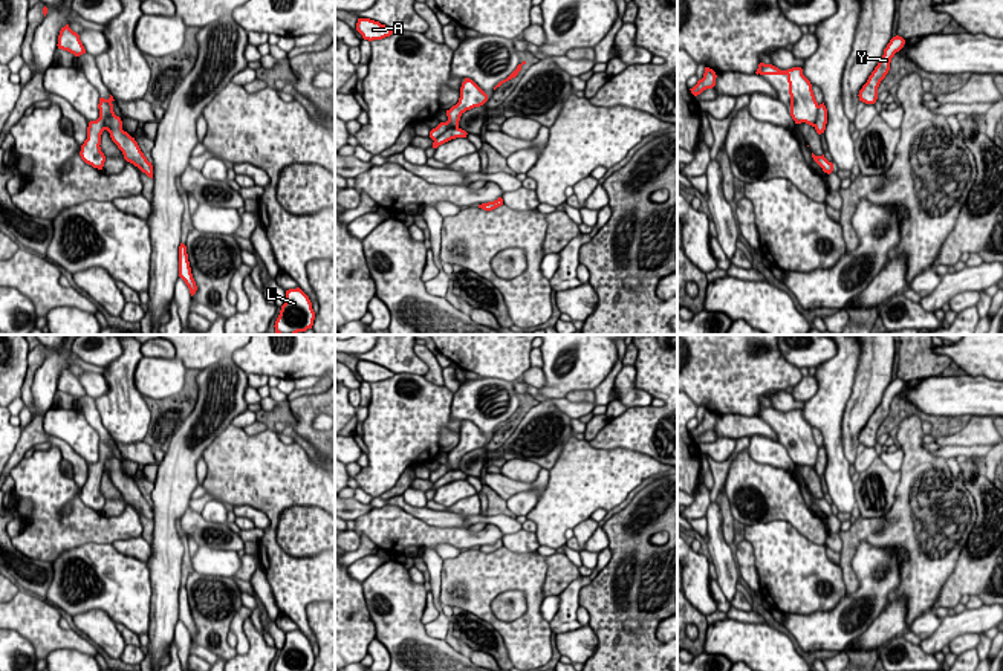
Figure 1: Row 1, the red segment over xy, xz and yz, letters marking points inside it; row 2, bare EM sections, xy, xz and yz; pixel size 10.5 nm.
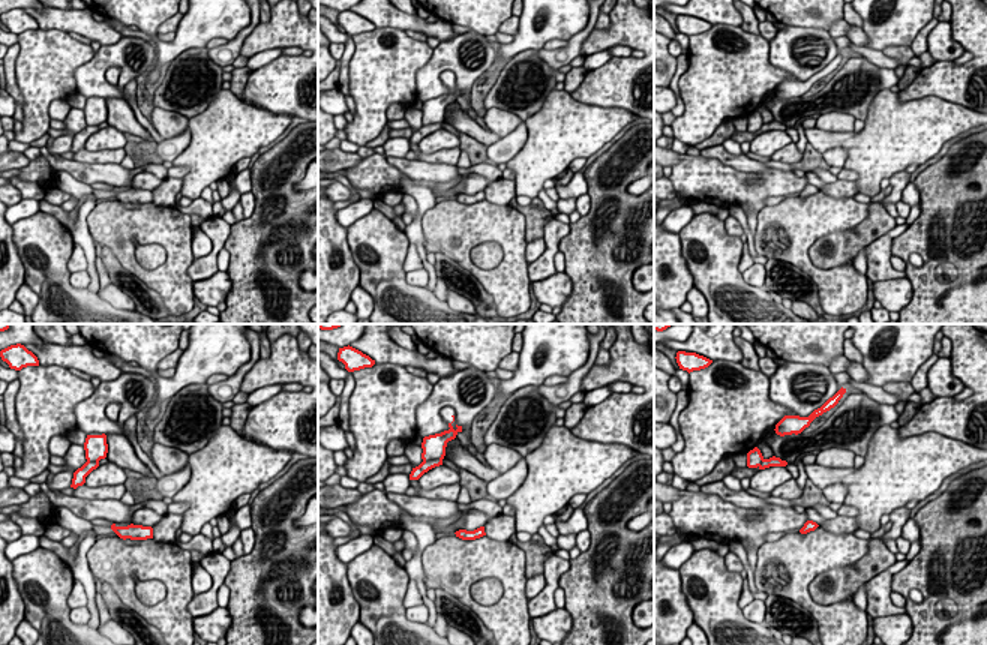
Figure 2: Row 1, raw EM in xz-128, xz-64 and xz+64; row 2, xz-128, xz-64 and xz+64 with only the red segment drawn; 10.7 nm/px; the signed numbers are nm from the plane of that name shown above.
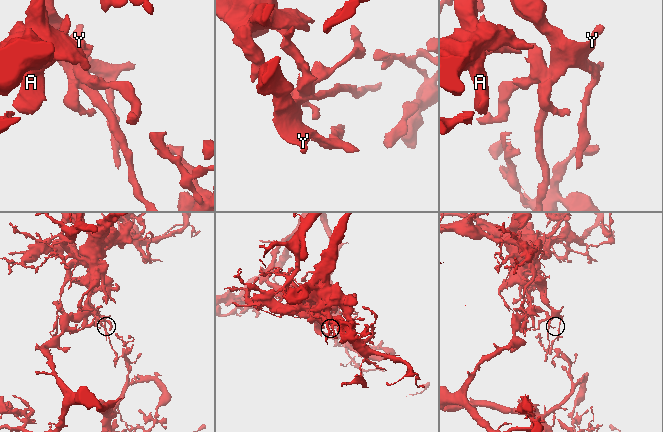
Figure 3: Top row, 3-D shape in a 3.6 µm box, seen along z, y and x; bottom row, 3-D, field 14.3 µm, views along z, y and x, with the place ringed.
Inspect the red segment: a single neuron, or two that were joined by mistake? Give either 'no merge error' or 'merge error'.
merge error

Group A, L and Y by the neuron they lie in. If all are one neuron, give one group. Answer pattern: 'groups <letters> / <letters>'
groups A Y / L

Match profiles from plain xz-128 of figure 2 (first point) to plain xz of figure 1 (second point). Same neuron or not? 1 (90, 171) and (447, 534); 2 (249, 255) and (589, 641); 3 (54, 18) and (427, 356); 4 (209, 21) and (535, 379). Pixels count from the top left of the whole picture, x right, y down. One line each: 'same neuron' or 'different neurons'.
1: different neurons
2: different neurons
3: different neurons
4: different neurons

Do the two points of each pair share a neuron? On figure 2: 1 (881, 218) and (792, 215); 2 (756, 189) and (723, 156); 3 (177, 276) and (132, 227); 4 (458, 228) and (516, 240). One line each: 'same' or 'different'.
1: different
2: different
3: same
4: same

